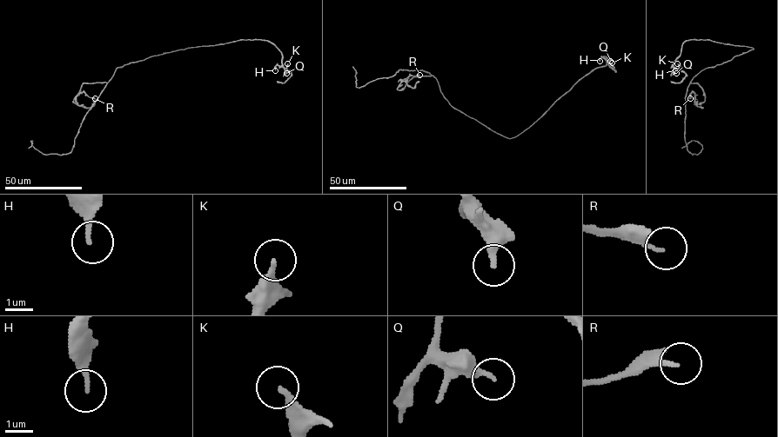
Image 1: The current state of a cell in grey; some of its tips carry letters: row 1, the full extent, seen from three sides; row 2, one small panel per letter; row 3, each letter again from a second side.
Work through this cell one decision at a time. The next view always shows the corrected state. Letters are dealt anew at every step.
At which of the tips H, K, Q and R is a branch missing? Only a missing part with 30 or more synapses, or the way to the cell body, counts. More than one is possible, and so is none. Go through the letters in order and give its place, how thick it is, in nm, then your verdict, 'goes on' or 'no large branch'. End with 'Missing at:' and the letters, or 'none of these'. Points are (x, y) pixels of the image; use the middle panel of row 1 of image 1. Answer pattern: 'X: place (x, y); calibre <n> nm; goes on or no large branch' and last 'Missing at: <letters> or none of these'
H: place (600, 61); calibre 200 nm; no large branch
K: place (612, 62); calibre 240 nm; no large branch
Q: place (610, 61); calibre 240 nm; no large branch
R: place (419, 75); calibre 160 nm; no large branch
Missing at: none of these

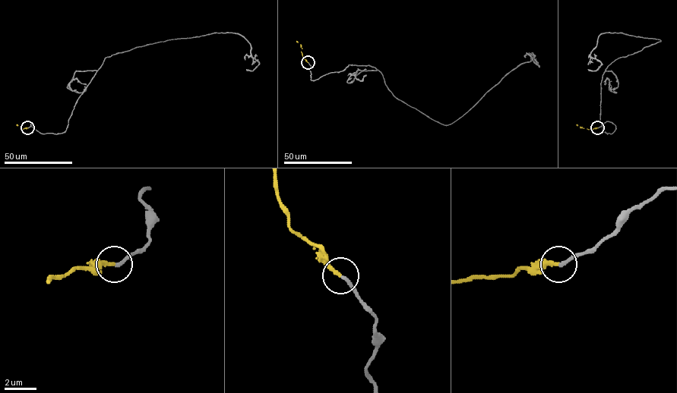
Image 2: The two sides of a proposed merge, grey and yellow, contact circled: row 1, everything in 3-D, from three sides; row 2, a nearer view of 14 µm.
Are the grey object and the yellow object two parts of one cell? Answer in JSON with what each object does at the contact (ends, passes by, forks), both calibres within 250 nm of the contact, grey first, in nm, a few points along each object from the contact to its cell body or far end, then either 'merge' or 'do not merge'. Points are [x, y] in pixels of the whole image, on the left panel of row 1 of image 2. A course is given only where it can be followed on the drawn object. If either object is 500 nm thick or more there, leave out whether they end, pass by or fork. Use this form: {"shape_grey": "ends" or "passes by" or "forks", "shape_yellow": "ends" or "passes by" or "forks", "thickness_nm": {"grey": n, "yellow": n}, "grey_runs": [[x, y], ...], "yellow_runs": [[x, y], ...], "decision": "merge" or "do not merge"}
{"shape_grey": "ends", "shape_yellow": "ends", "thickness_nm": {"grey": 220, "yellow": 240}, "grey_runs": [[27, 128], [30, 121], [42, 133], [64, 132], [105, 58], [136, 47], [235, 33], [259, 63], [246, 69]], "yellow_runs": [[27, 128], [22, 129], [16, 125]], "decision": "merge"}

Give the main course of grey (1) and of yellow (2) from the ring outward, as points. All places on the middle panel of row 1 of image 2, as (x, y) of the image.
1: (308, 62), (314, 80), (349, 64), (374, 67), (396, 97), (447, 125), (531, 55), (539, 66), (526, 52)
2: (308, 62), (303, 58), (301, 45), (296, 41)

